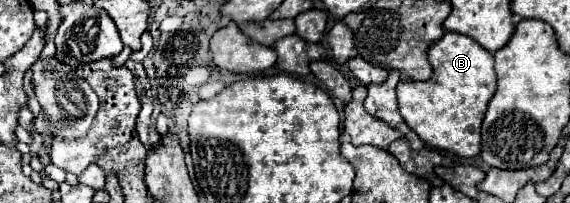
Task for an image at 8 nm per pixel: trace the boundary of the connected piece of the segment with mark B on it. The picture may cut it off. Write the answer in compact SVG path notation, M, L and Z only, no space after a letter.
M445 33L427 51L433 75L429 81L399 81L397 101L403 121L431 149L475 157L481 149L481 123L487 103L495 93L493 53L461 33Z

